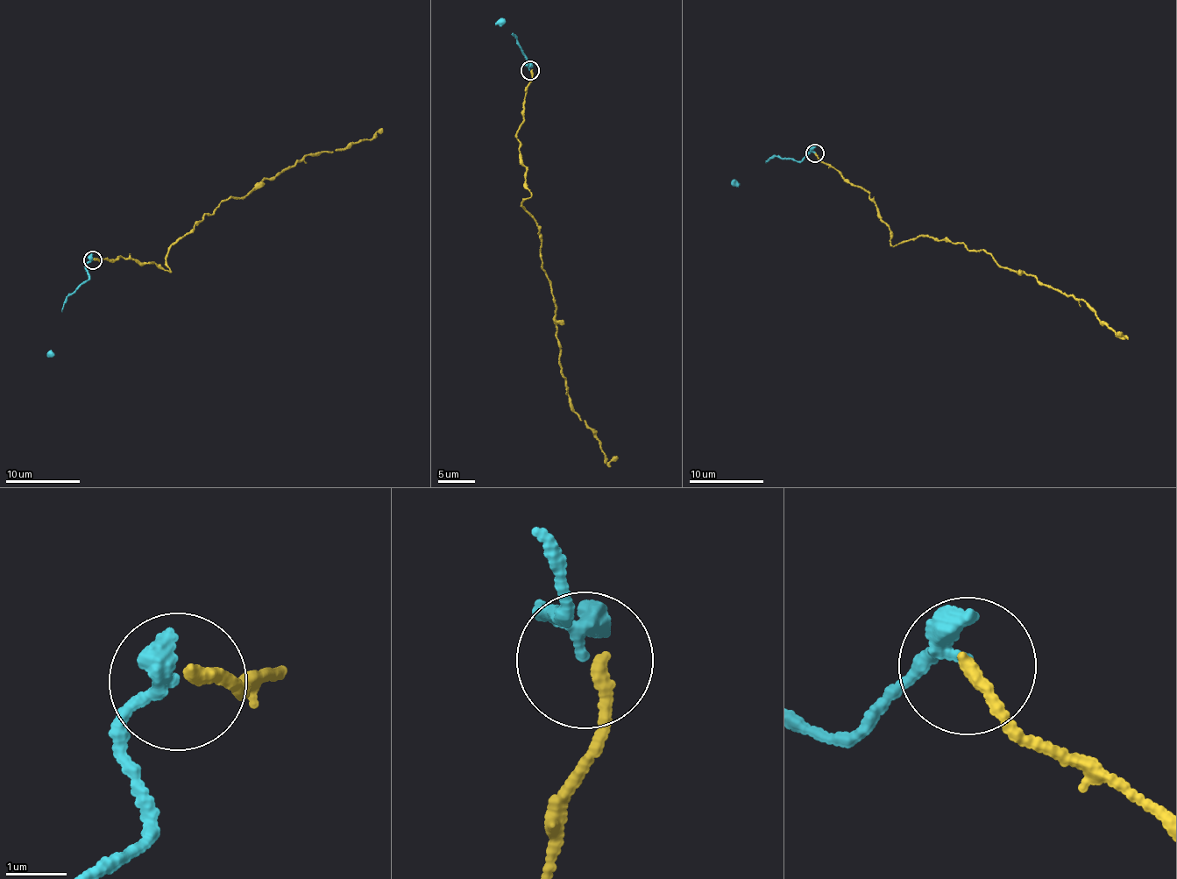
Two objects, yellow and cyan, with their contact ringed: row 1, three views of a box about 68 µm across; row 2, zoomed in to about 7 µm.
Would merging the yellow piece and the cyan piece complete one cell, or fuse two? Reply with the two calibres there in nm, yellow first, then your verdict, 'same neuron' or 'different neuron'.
200/320 nm | same neuron

